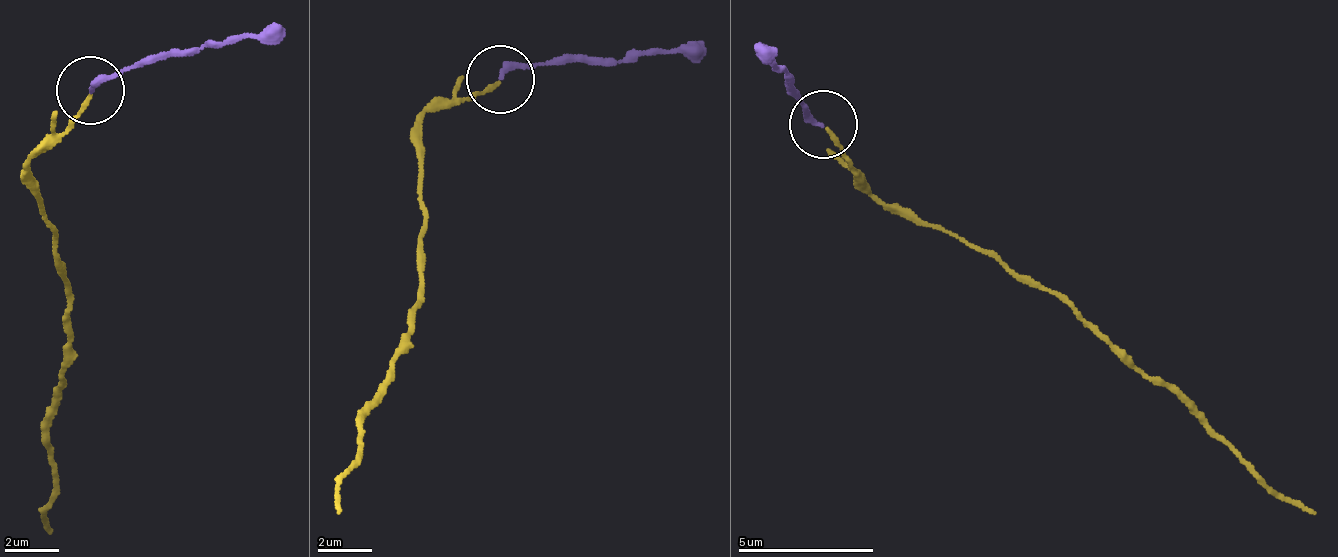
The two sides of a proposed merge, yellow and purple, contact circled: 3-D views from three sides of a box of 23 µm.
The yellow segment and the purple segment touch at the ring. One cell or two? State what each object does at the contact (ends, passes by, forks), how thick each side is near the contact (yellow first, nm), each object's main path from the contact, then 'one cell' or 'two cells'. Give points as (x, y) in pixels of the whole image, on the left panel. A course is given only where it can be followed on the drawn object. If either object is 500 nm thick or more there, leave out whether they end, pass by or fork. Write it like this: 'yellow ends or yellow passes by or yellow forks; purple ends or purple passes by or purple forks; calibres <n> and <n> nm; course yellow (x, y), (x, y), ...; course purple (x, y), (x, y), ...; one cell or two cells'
yellow ends; purple ends; calibres 150 and 240 nm; course yellow (89, 92), (28, 159), (67, 282), (76, 357), (47, 435), (55, 495), (43, 511), (55, 528); course purple (88, 91), (146, 61), (286, 30); one cell

